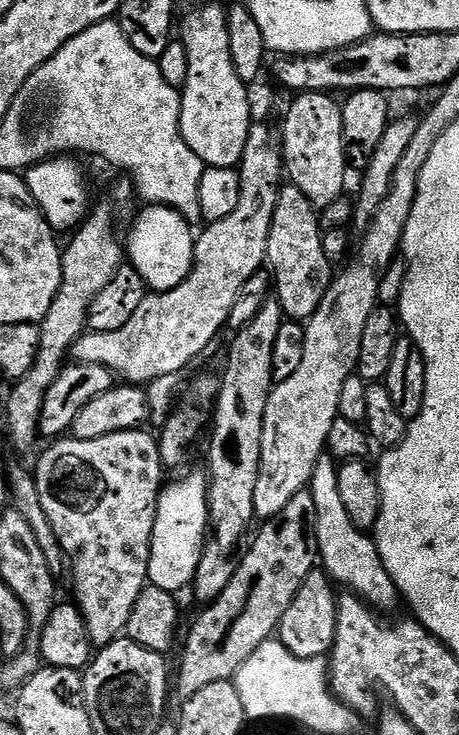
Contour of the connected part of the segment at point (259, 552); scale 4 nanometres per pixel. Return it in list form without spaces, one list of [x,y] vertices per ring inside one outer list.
[[[305,490],[294,494],[277,516],[259,526],[260,533],[251,537],[250,547],[241,555],[234,578],[230,578],[230,586],[201,611],[204,613],[193,622],[184,640],[180,673],[174,676],[177,701],[194,698],[198,690],[214,682],[232,680],[246,658],[262,642],[273,639],[282,622],[282,614],[286,614],[290,602],[294,602],[294,594],[298,594],[298,586],[302,586],[306,574],[317,567],[318,538],[312,492]]]

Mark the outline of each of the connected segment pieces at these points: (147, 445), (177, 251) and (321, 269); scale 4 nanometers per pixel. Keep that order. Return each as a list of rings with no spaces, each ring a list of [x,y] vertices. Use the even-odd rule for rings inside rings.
[[[131,428],[125,432],[118,434],[106,434],[106,438],[94,438],[93,440],[73,440],[71,438],[60,438],[55,441],[56,444],[53,448],[48,448],[40,456],[40,461],[37,462],[36,468],[34,467],[34,475],[36,478],[36,489],[38,490],[38,498],[42,498],[42,510],[46,514],[46,518],[50,518],[50,526],[54,526],[54,534],[58,534],[58,542],[64,548],[64,555],[70,561],[70,572],[72,568],[72,588],[76,591],[74,603],[80,613],[81,620],[84,621],[84,630],[88,633],[89,640],[97,649],[105,648],[107,644],[113,644],[115,640],[121,639],[125,635],[128,623],[130,622],[130,610],[134,610],[134,602],[138,602],[138,594],[142,594],[145,584],[149,583],[148,578],[148,563],[150,562],[150,550],[152,549],[152,535],[154,534],[154,518],[156,517],[156,504],[160,500],[160,489],[165,483],[166,469],[163,462],[160,461],[160,445],[155,435],[151,436],[150,433],[144,432],[148,430],[141,430],[140,428]]]
[[[150,204],[141,209],[131,221],[132,229],[126,232],[126,260],[131,268],[138,270],[152,292],[165,292],[188,279],[196,249],[194,228],[173,208]]]
[[[290,182],[285,183],[278,191],[278,202],[274,206],[274,222],[270,222],[270,238],[268,239],[267,271],[270,273],[270,284],[274,289],[274,299],[279,302],[285,317],[297,322],[306,322],[318,310],[322,298],[326,298],[326,290],[334,279],[334,265],[322,251],[324,232],[320,228],[318,209],[312,205],[310,198],[298,190]]]

